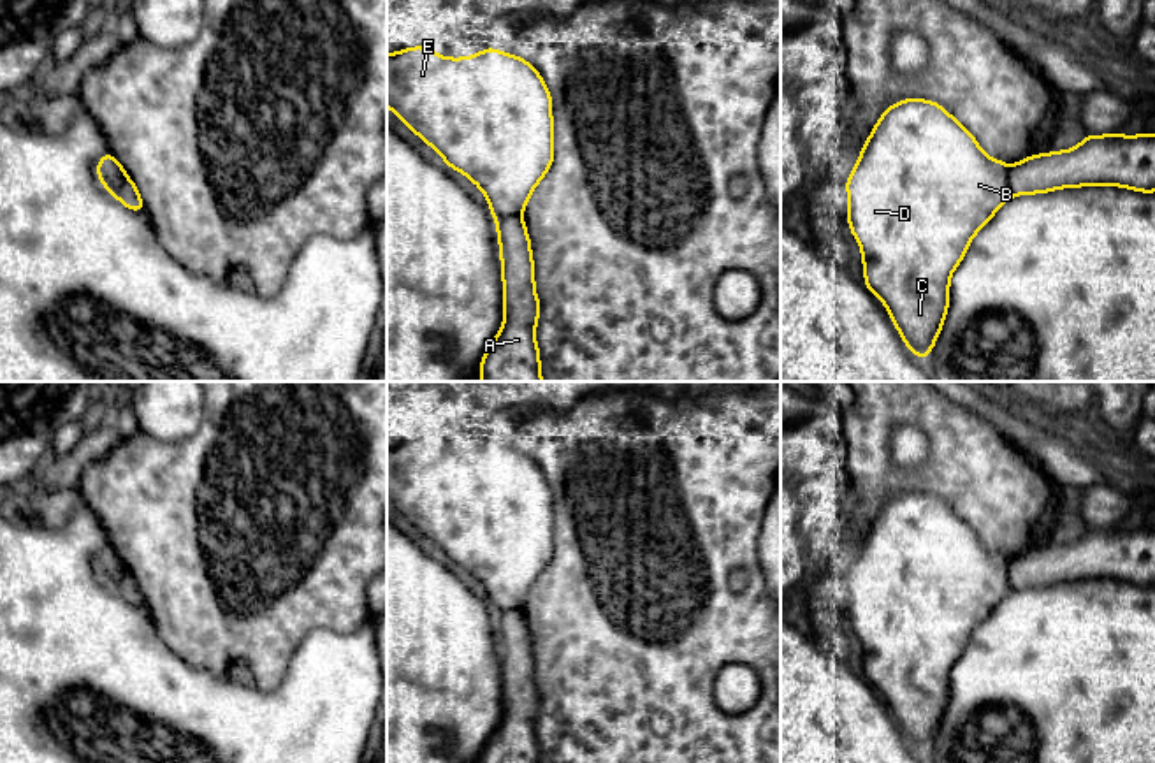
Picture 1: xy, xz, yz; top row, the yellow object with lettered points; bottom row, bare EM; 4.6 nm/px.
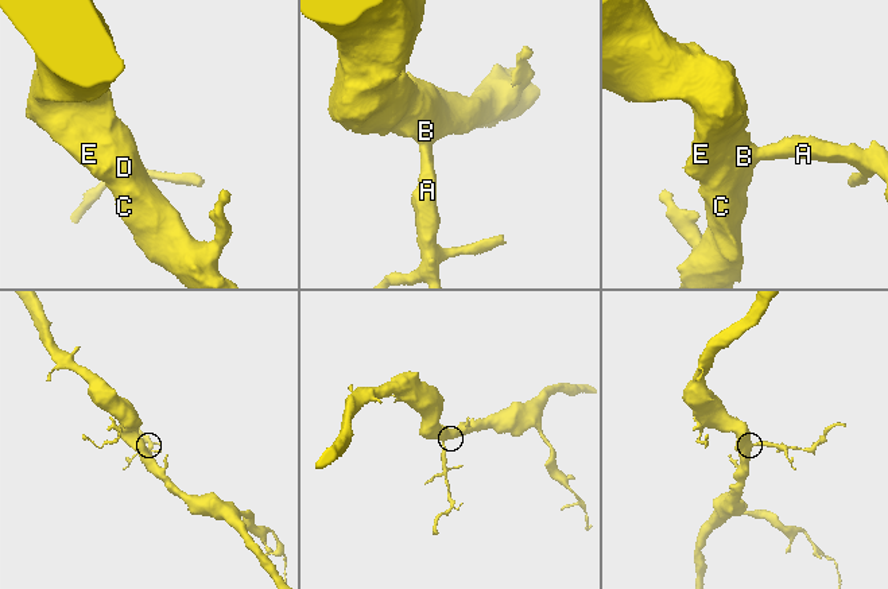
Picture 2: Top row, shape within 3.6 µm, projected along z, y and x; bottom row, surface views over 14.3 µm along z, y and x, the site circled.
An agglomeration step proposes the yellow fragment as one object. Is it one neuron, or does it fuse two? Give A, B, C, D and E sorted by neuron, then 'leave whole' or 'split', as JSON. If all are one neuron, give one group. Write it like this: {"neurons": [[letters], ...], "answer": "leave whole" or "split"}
{"neurons": [["A"], ["B", "C", "D", "E"]], "answer": "split"}

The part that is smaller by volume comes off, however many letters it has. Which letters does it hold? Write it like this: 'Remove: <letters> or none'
Remove: A

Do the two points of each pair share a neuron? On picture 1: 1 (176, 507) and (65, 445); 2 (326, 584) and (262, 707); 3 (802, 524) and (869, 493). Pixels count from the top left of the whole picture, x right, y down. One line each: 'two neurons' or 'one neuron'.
1: two neurons
2: two neurons
3: two neurons

